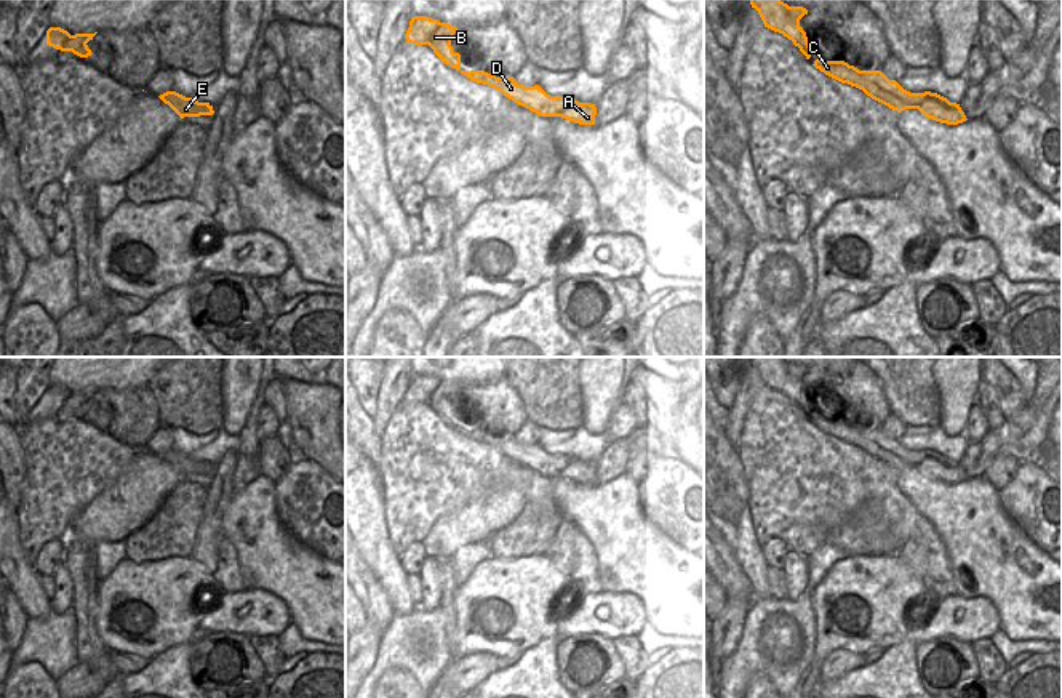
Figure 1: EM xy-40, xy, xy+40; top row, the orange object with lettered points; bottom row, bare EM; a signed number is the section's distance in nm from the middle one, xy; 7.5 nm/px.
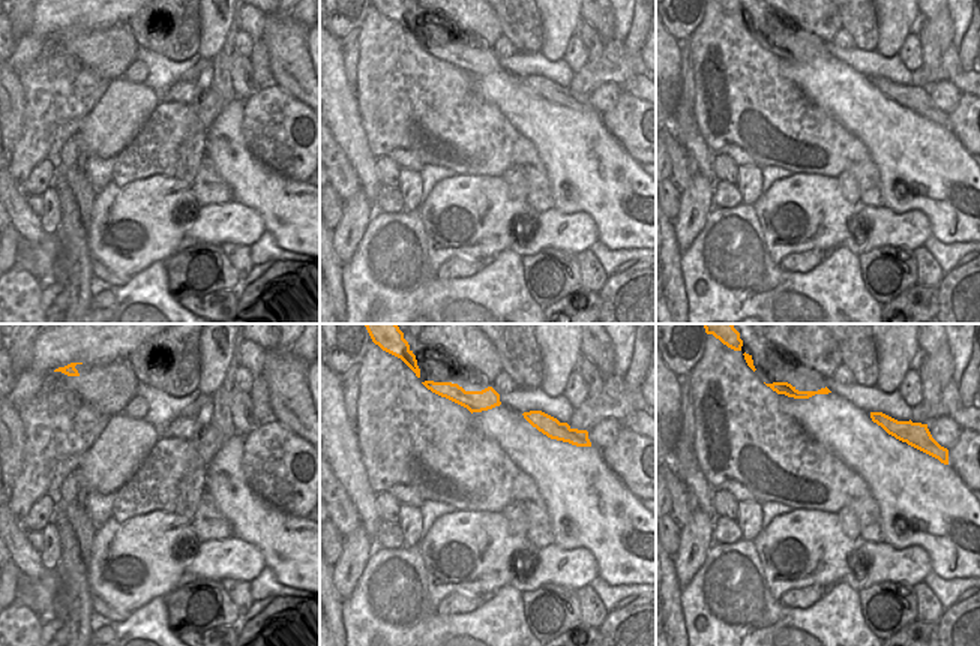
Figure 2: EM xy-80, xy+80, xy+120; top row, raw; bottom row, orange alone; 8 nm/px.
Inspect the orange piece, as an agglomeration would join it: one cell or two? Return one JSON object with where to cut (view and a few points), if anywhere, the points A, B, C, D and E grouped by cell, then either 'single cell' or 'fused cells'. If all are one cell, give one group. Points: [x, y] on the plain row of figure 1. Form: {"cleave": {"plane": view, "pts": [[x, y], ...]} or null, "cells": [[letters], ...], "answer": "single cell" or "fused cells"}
{"cleave": null, "cells": [["A", "B", "C", "D", "E"]], "answer": "single cell"}

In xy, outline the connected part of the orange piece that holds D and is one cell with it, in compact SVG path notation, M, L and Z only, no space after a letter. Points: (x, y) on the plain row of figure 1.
M485 429L461 432L477 442L483 442L501 450L505 456L541 475L561 475L579 483L595 483L595 463L579 461L563 455L550 455L539 443L518 443L513 435L496 435Z

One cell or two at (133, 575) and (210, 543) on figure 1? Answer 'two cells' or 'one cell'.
two cells

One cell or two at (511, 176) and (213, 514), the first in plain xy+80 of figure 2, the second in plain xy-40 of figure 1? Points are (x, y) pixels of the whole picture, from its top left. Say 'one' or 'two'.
one

